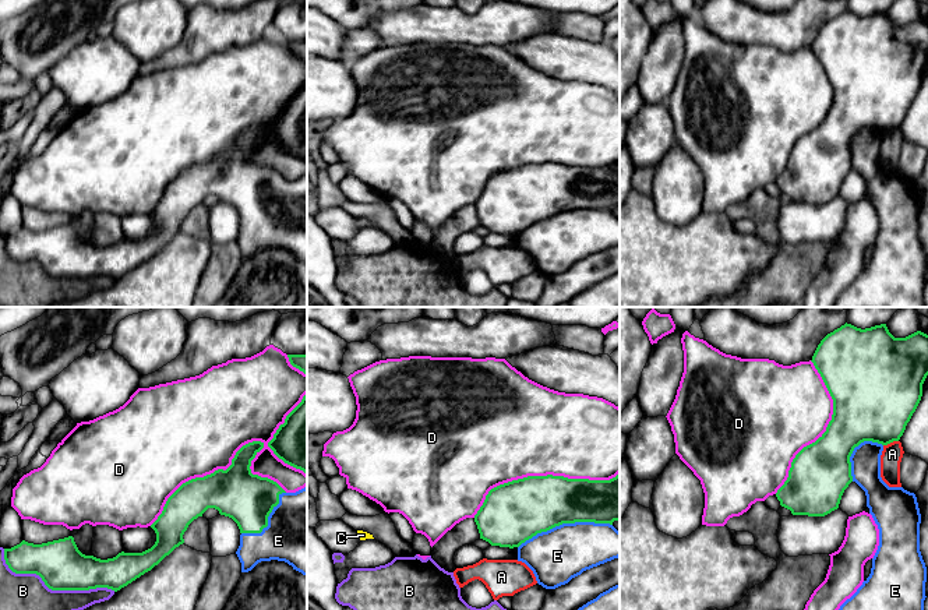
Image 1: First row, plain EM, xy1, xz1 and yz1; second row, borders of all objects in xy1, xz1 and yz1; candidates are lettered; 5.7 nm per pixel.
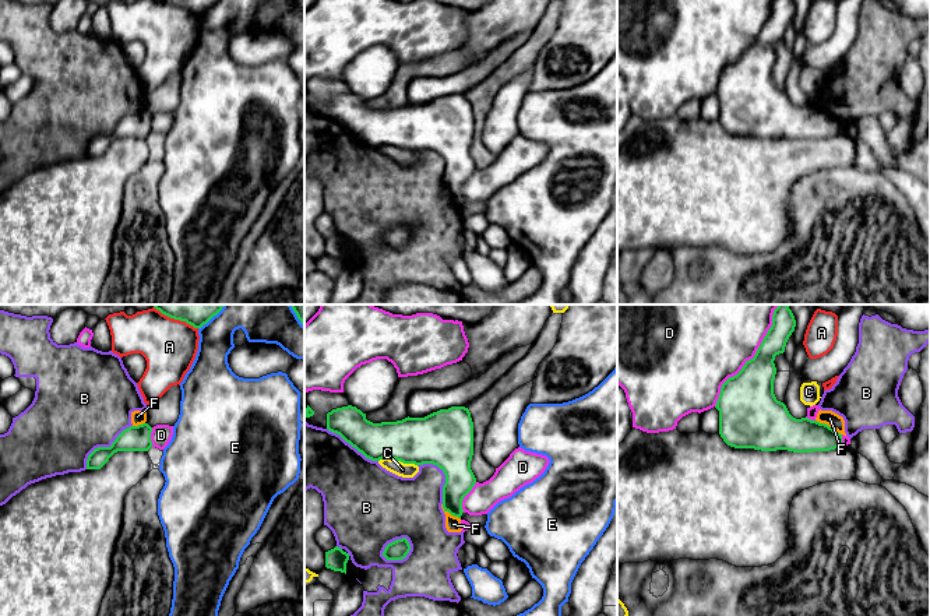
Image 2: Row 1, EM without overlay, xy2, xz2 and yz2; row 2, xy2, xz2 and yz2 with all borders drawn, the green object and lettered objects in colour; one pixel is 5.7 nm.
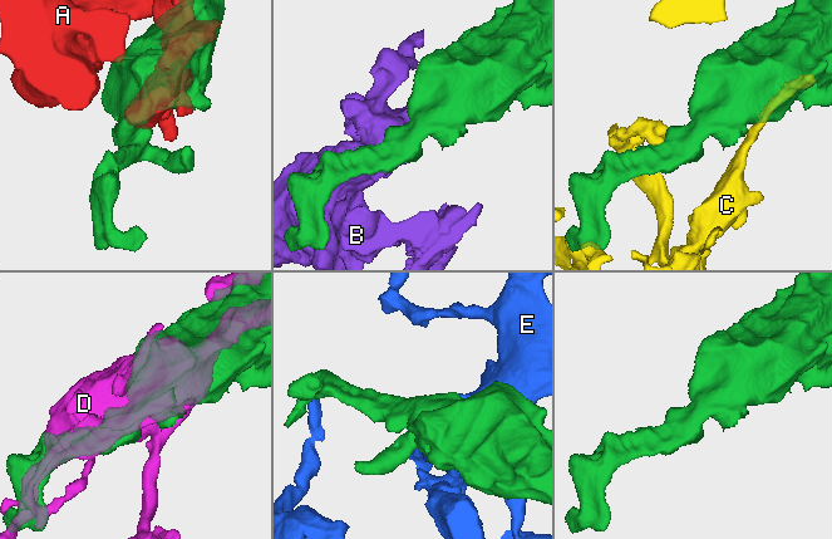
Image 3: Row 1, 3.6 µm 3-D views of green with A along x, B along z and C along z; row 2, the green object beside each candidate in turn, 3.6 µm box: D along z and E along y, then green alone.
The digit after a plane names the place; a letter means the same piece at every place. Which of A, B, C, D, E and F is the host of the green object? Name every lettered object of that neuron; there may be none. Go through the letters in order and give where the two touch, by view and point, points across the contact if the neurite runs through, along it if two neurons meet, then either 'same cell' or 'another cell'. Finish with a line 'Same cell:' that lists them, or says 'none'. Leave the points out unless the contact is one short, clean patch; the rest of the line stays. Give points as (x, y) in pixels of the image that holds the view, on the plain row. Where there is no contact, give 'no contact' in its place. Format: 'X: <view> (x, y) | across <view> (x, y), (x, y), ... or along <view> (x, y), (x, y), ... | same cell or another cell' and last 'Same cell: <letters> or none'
A: yz1 (891, 129) | along yz1 (897, 127), (884, 133) | another cell
B: xy1 (52, 277) | another cell
C: xz2 (398, 147) | another cell
D: xy1 (207, 162) | another cell
E: xz1 (564, 210) | same cell
F: yz2 (827, 112) | along yz2 (816, 106), (827, 111), (841, 122) | another cell
Same cell: E

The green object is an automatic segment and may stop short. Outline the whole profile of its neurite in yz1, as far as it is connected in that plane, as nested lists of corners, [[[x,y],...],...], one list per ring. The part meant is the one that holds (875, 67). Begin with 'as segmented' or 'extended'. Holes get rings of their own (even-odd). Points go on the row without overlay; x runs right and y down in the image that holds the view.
extended; [[[846,10],[821,28],[811,49],[833,87],[832,107],[815,130],[795,142],[788,165],[776,184],[793,202],[825,204],[839,195],[844,177],[855,169],[865,179],[867,194],[878,212],[879,233],[869,264],[840,293],[833,307],[925,307],[927,254],[920,239],[921,201],[917,184],[903,174],[889,174],[882,168],[881,142],[885,133],[900,127],[921,88],[922,71],[928,63],[928,22],[917,18],[906,25],[895,25],[886,11],[861,17]]]

